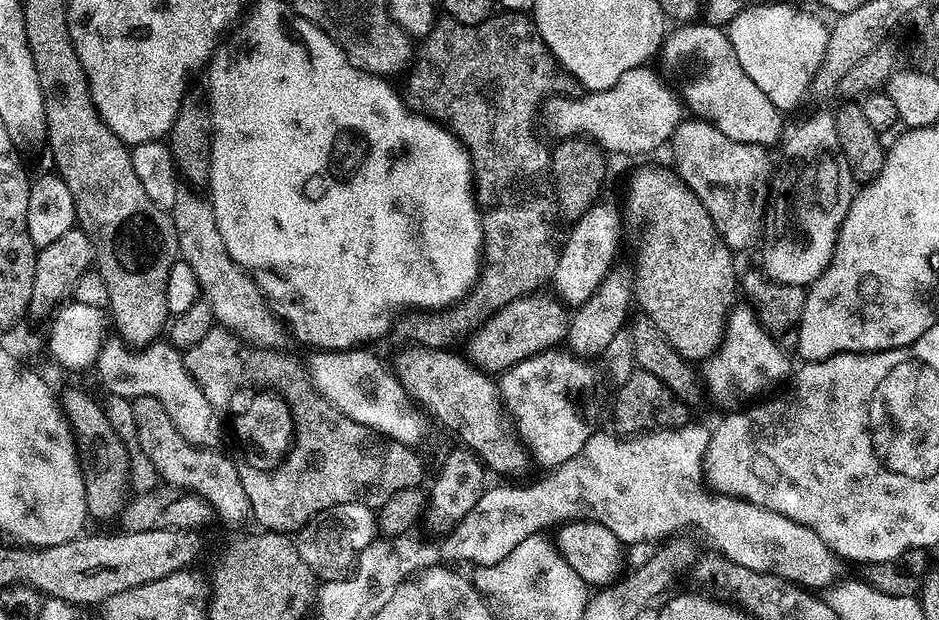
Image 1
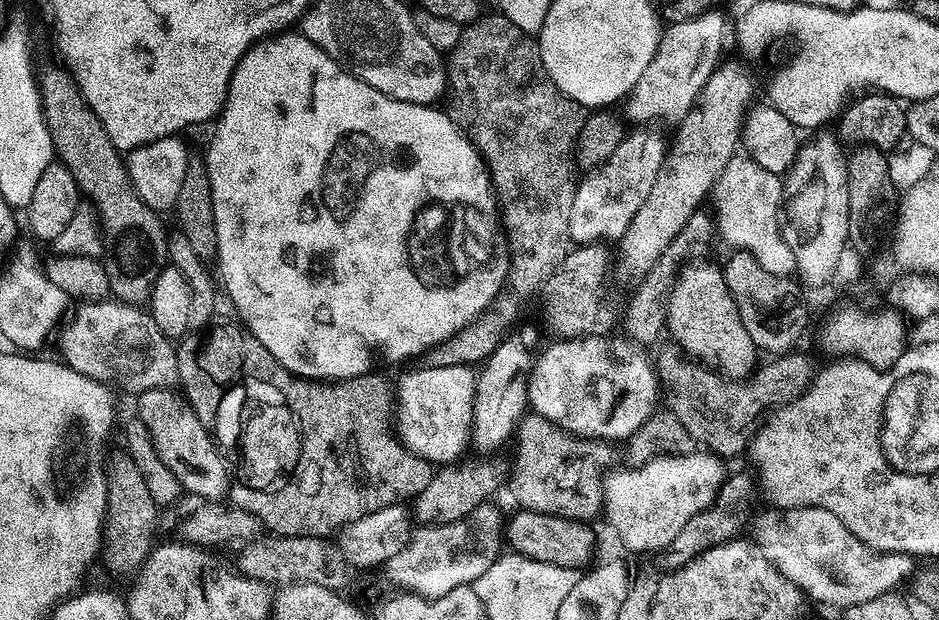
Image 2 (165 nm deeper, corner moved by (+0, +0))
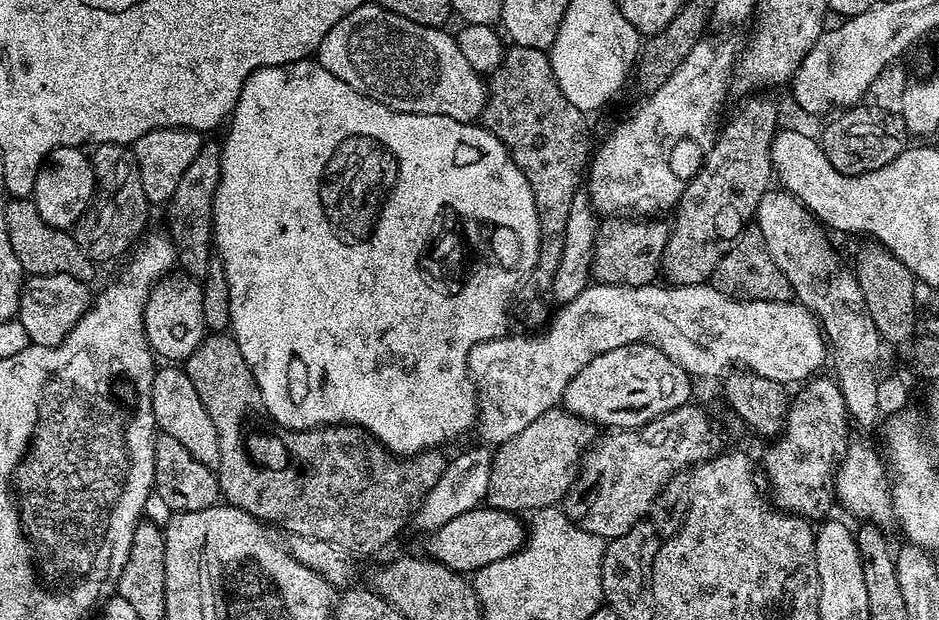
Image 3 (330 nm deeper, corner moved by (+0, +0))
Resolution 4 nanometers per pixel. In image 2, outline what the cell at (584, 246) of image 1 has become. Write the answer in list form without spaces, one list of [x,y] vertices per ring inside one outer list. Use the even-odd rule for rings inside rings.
[[[636,126],[625,135],[622,142],[618,142],[618,150],[610,154],[597,168],[585,171],[579,177],[573,205],[570,206],[570,234],[576,242],[612,242],[619,241],[622,234],[626,234],[626,226],[638,214],[638,206],[646,202],[646,194],[650,194],[650,186],[654,186],[654,178],[662,166],[664,157],[668,155],[669,141],[664,140],[660,132],[655,132],[652,126]]]

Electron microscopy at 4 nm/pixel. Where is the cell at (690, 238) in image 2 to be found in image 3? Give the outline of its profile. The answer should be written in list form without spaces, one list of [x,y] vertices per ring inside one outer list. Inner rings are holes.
[[[752,94],[748,101],[733,114],[724,129],[719,129],[707,149],[708,157],[700,168],[700,173],[684,185],[684,193],[674,209],[670,220],[670,231],[664,257],[660,259],[662,276],[672,284],[703,284],[715,273],[720,259],[727,254],[730,246],[755,217],[758,202],[769,191],[773,183],[772,156],[770,146],[778,131],[776,124],[776,104],[768,94]]]

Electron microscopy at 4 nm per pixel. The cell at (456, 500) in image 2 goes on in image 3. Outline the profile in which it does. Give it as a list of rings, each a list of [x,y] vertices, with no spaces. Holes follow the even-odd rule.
[[[557,406],[546,410],[546,414],[542,414],[542,418],[534,418],[522,434],[514,434],[514,438],[495,449],[486,495],[487,507],[531,514],[539,508],[559,505],[569,486],[576,481],[580,461],[597,436],[593,425],[567,408]]]

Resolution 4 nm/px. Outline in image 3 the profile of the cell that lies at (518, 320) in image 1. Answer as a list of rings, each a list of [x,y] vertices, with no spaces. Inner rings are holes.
[[[628,214],[607,217],[598,228],[591,275],[601,284],[653,283],[661,271],[660,259],[664,257],[669,231],[669,221],[664,218],[633,218]]]

